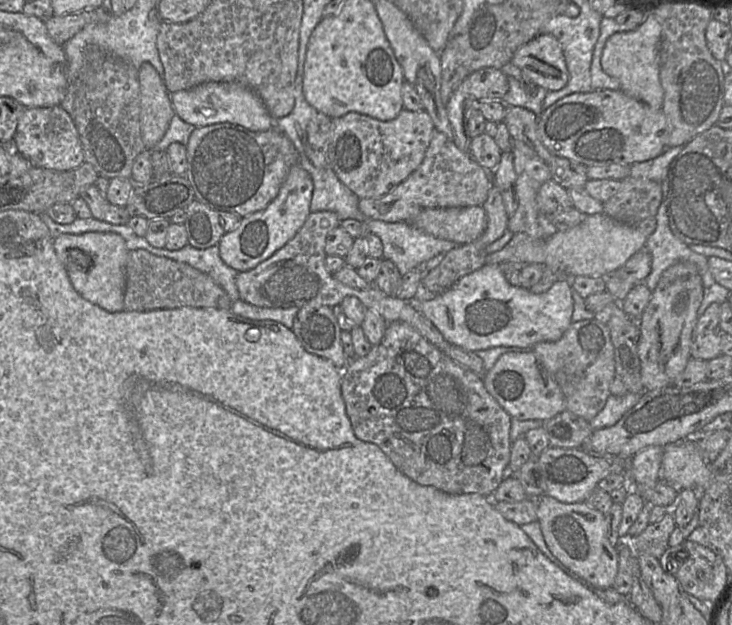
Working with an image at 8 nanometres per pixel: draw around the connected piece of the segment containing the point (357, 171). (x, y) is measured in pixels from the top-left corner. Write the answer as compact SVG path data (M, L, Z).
M403 109L391 121L380 121L357 112L332 118L327 163L337 178L359 199L379 198L406 180L422 163L435 130L424 111Z

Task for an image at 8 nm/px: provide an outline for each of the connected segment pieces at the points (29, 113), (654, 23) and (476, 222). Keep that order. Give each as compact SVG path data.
M60 105L25 108L18 120L13 138L16 150L32 167L68 171L84 162L84 153L78 130L71 117Z
M653 13L634 30L616 32L606 41L601 55L603 71L616 78L622 90L653 110L662 110L664 92L659 78L661 25Z
M483 205L429 208L422 210L411 223L434 237L460 246L482 236L487 227L487 216Z

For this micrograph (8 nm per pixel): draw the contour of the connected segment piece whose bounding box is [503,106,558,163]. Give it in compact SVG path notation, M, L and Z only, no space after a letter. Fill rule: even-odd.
M507 106L506 115L503 122L506 124L512 140L519 140L524 142L545 163L550 163L553 157L558 157L558 156L552 155L540 140L539 133L538 133L538 126L537 126L538 118L539 118L538 115L536 115L534 112L528 109L517 107L517 106Z

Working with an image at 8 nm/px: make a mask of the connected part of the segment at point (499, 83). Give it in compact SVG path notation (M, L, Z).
M482 68L472 72L468 80L468 93L476 100L504 99L509 89L509 77L502 69Z

